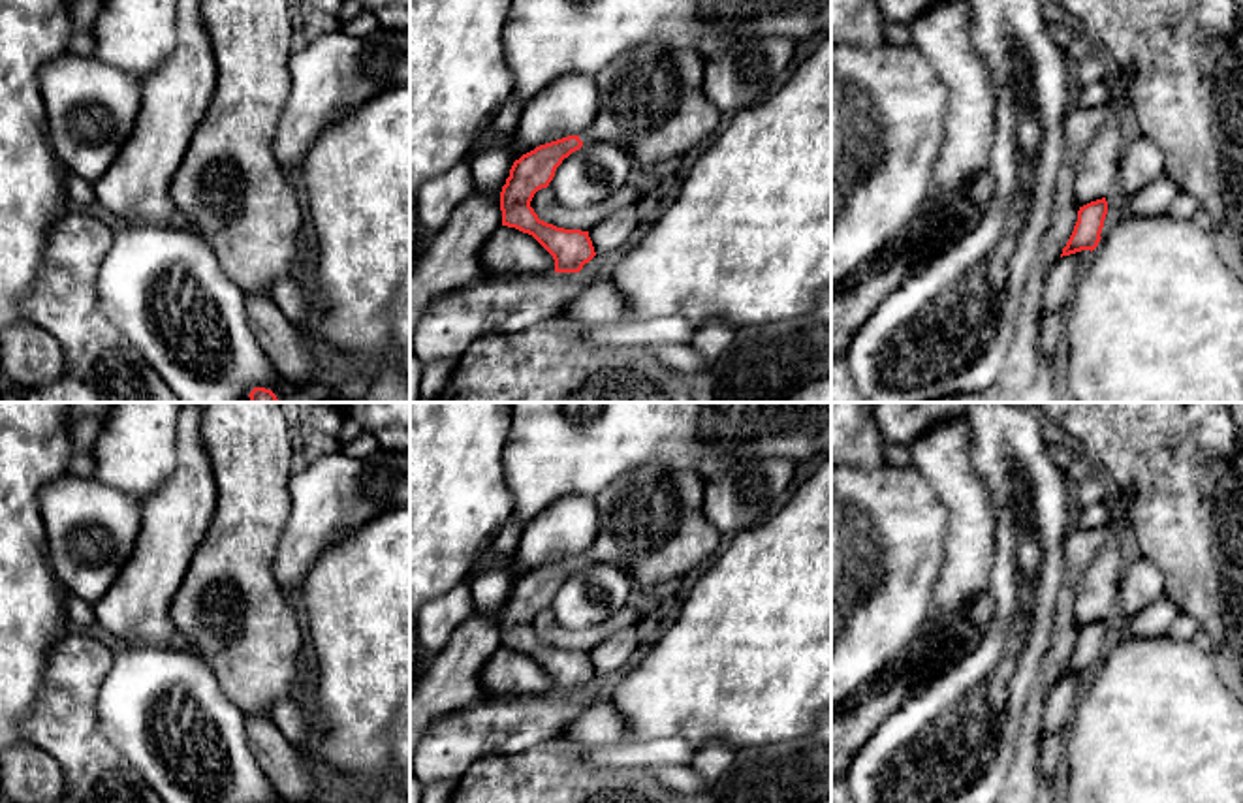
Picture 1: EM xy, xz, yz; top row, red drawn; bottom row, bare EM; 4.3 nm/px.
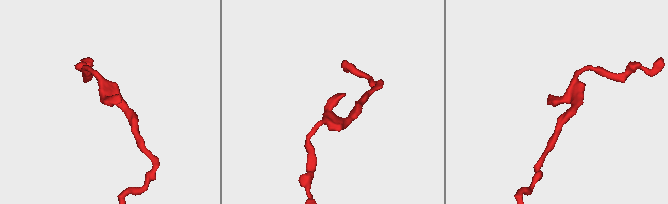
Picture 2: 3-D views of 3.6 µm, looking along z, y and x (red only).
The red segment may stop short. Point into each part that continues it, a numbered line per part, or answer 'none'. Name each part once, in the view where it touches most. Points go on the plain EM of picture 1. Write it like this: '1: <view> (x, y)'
1: xz (653, 527)

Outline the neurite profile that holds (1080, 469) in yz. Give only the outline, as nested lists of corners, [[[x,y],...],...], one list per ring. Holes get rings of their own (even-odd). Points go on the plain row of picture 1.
[[[1074,457],[1074,461],[1064,468],[1064,472],[1072,483],[1083,481],[1085,478],[1094,474],[1091,463],[1085,457]]]

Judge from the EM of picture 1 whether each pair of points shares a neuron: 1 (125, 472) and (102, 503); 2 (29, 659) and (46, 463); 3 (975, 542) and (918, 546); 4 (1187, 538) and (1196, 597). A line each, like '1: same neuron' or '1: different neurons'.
1: different neurons
2: same neuron
3: different neurons
4: same neuron

